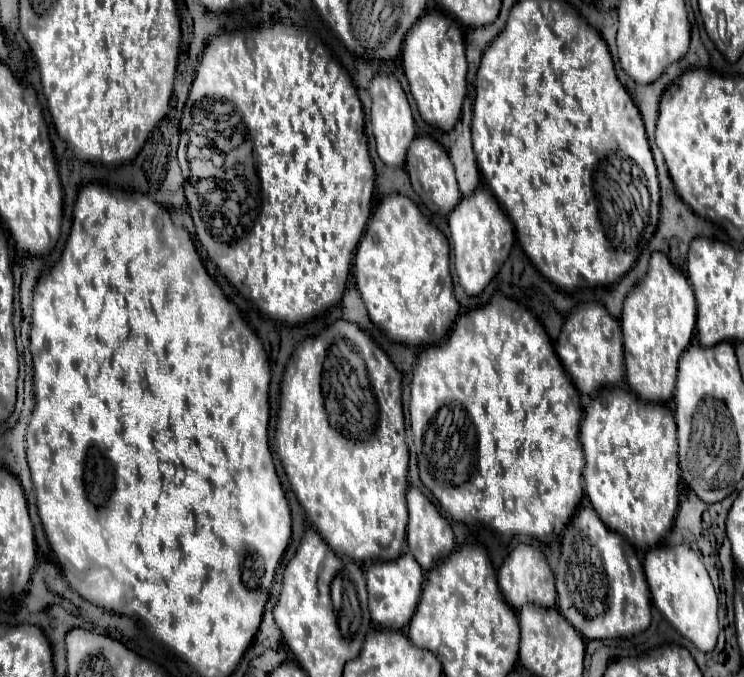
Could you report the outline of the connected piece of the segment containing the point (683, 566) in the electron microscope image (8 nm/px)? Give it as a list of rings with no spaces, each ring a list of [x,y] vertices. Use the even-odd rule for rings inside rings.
[[[657,546],[647,552],[645,576],[651,590],[653,604],[665,616],[665,620],[701,652],[711,652],[717,644],[717,594],[709,580],[709,574],[699,556],[689,546]]]

